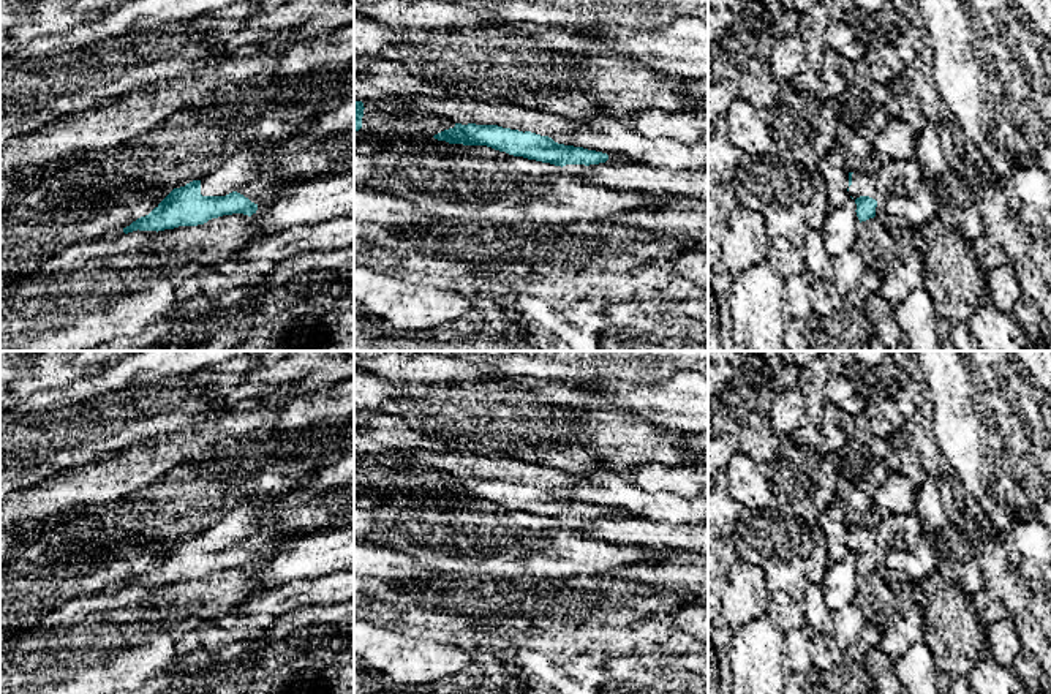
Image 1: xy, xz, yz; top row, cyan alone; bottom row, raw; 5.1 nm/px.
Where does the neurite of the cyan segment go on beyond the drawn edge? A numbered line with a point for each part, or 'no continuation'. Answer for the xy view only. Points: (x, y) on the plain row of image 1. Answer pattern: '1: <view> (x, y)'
1: xy (242, 527)

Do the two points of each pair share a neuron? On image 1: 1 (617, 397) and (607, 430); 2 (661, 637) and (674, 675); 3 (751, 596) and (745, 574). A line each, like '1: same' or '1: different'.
1: different
2: different
3: same

